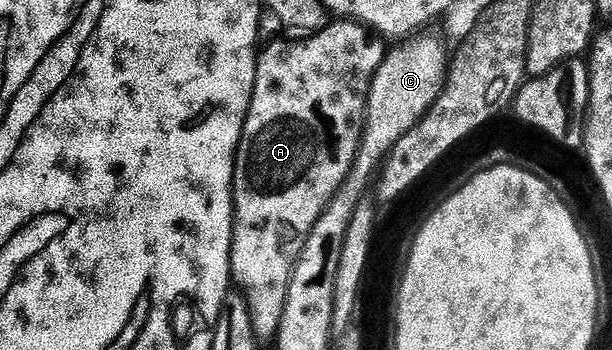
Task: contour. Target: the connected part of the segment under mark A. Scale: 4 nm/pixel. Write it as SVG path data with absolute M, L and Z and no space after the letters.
M345 18L337 21L338 28L334 22L330 22L325 28L305 38L298 38L295 44L289 44L286 40L278 40L261 49L258 53L258 69L256 70L256 82L250 109L244 122L242 140L238 144L238 157L234 160L234 237L232 238L232 250L230 251L230 274L235 285L240 284L242 288L252 285L267 285L276 291L281 300L286 299L289 290L290 276L301 258L302 249L307 244L310 232L317 224L329 206L330 200L340 190L349 171L352 170L354 160L359 159L358 148L363 137L363 125L366 122L366 99L372 86L373 76L377 74L381 64L386 58L387 45L384 46L383 37L375 34L365 24L359 24L357 20Z

